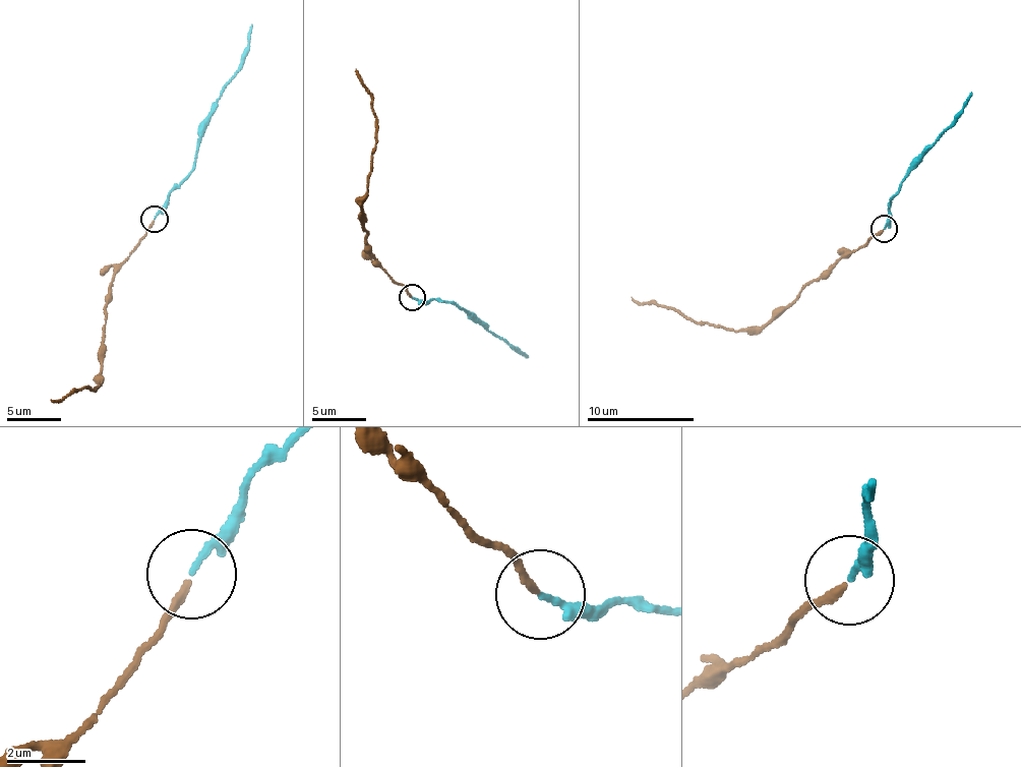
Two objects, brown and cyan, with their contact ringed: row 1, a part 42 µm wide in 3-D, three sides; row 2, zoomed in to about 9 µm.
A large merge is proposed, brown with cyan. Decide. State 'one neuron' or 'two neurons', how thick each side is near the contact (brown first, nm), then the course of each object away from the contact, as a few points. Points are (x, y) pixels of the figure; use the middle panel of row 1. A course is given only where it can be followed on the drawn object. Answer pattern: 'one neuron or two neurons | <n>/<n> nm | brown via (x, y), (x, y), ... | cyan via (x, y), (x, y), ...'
one neuron | 180/140 nm | brown via (411, 295), (375, 260), (364, 236), (361, 205), (377, 124), (373, 97), (355, 69) | cyan via (411, 298), (422, 302), (438, 298), (459, 306), (529, 355)

